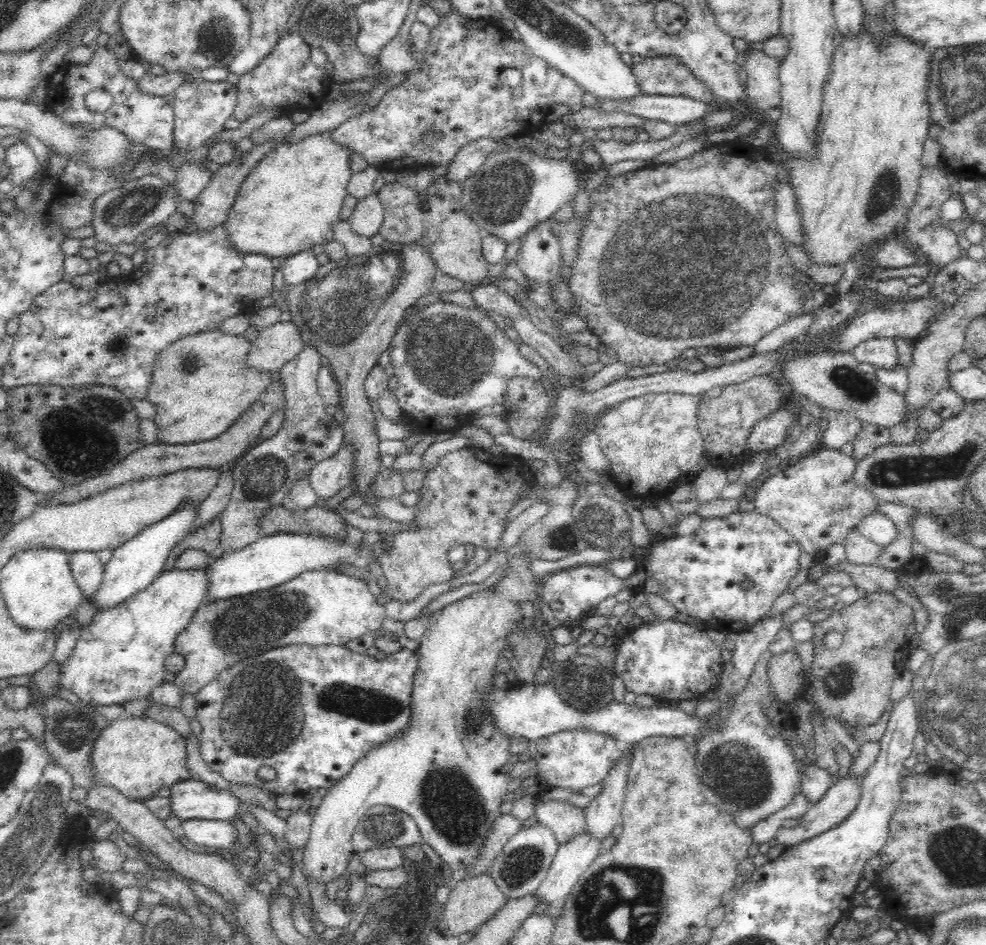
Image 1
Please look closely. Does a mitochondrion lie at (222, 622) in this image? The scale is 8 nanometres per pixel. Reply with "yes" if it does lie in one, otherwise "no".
yes

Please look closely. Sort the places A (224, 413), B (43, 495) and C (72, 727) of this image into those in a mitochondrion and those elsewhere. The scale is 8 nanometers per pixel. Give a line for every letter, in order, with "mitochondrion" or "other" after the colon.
A: other
B: other
C: mitochondrion

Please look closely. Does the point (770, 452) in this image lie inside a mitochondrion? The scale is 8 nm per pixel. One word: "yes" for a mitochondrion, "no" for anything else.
no

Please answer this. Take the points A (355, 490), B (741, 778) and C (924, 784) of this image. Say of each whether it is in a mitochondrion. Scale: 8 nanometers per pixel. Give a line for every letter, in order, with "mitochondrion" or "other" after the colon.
A: other
B: mitochondrion
C: other

